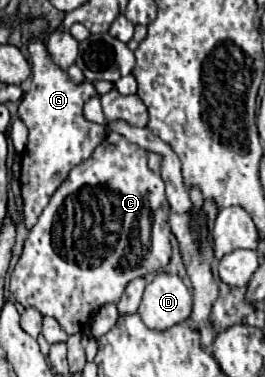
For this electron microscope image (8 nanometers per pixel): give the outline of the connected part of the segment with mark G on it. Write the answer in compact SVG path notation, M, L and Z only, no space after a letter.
M33 41L29 45L31 55L31 87L23 95L19 105L19 117L29 127L29 141L21 155L21 193L25 201L25 227L31 229L37 223L43 207L51 195L67 179L69 171L81 161L89 159L91 151L105 139L105 125L91 123L83 117L83 105L89 97L97 95L91 83L75 85L65 71L59 71L45 51L45 45Z

